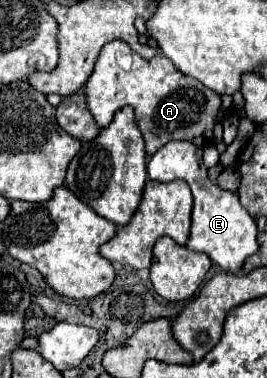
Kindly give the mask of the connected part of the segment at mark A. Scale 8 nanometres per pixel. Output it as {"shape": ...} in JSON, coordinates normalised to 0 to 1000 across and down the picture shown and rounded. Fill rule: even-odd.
{"shape":[[[446,103],[386,124],[318,235],[333,294],[371,336],[401,336],[416,325],[431,288],[461,278],[506,283],[506,315],[558,410],[648,368],[715,373],[738,389],[783,384],[798,368],[805,320],[828,299],[828,257],[775,235],[753,214],[670,193],[610,140],[588,140],[573,156],[536,156]]]}

